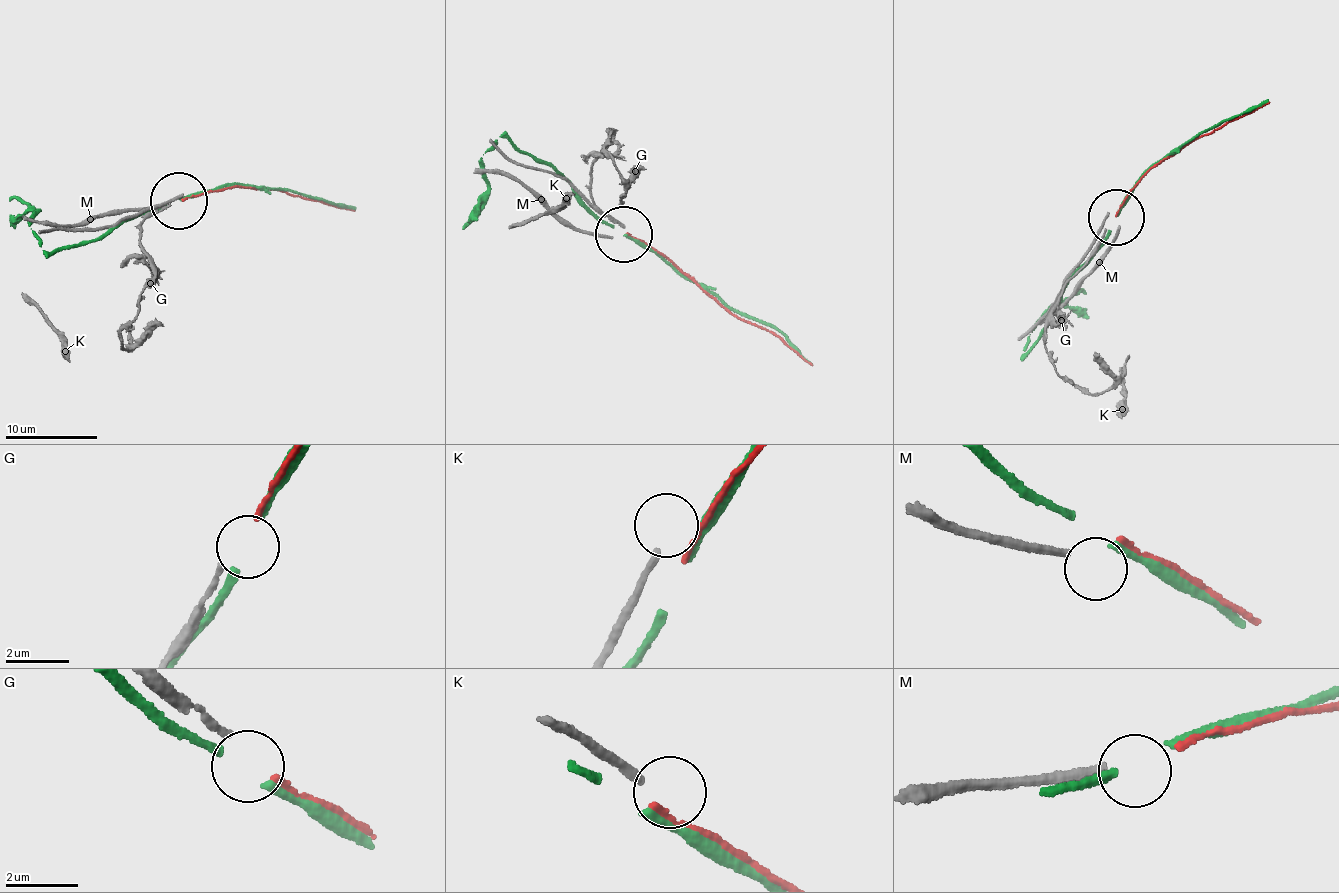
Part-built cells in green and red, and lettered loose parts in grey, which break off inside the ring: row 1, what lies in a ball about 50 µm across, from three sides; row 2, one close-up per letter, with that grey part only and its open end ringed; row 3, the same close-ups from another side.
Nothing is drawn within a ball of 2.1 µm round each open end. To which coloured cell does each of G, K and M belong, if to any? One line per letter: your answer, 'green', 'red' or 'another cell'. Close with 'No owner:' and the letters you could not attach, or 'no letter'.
G: red
K: another cell
M: another cell
No owner: K, M

